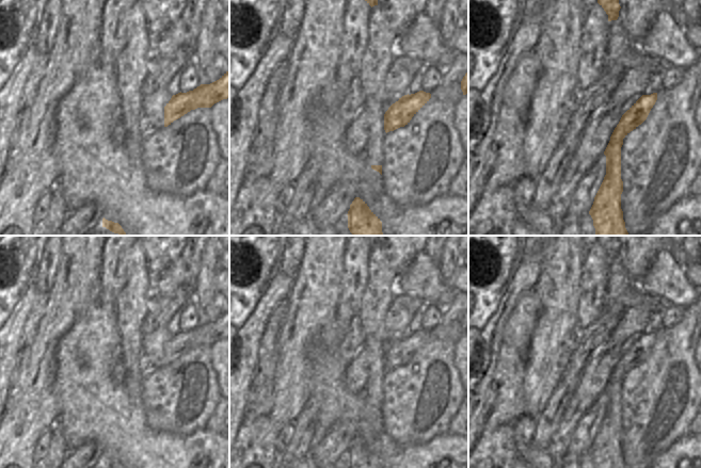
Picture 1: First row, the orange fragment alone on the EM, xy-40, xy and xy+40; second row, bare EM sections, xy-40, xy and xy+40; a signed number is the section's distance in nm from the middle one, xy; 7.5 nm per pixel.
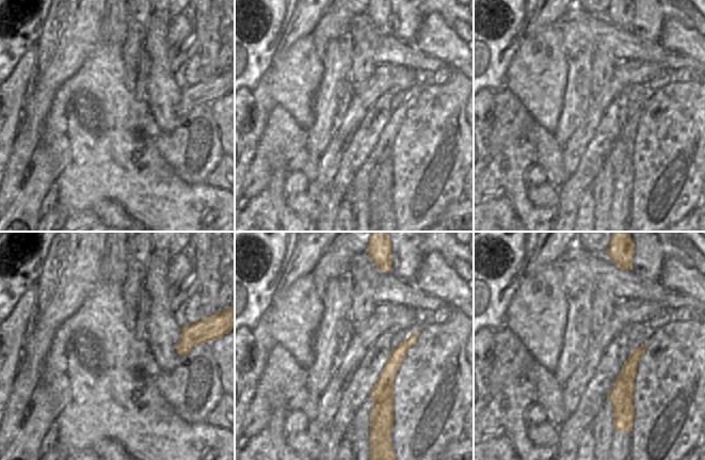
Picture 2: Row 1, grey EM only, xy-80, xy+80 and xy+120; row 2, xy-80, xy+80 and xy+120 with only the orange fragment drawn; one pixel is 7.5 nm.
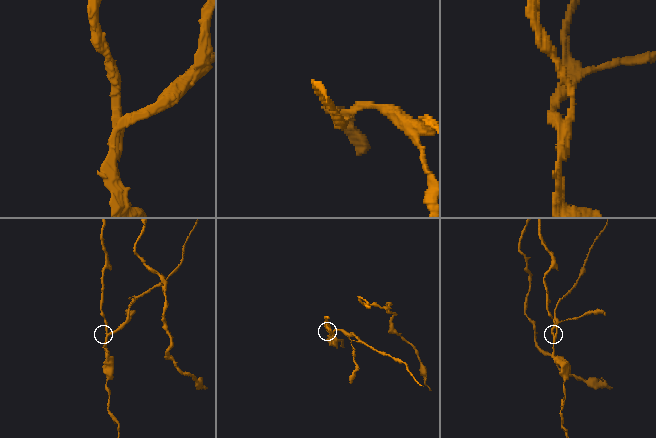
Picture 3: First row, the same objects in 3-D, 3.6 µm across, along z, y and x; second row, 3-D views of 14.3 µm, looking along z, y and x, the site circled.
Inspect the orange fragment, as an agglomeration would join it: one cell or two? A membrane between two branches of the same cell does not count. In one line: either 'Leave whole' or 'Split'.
Leave whole.

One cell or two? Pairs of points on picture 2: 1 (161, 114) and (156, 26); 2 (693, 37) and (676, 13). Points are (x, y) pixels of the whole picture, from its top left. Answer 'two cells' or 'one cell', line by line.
1: one cell
2: two cells

